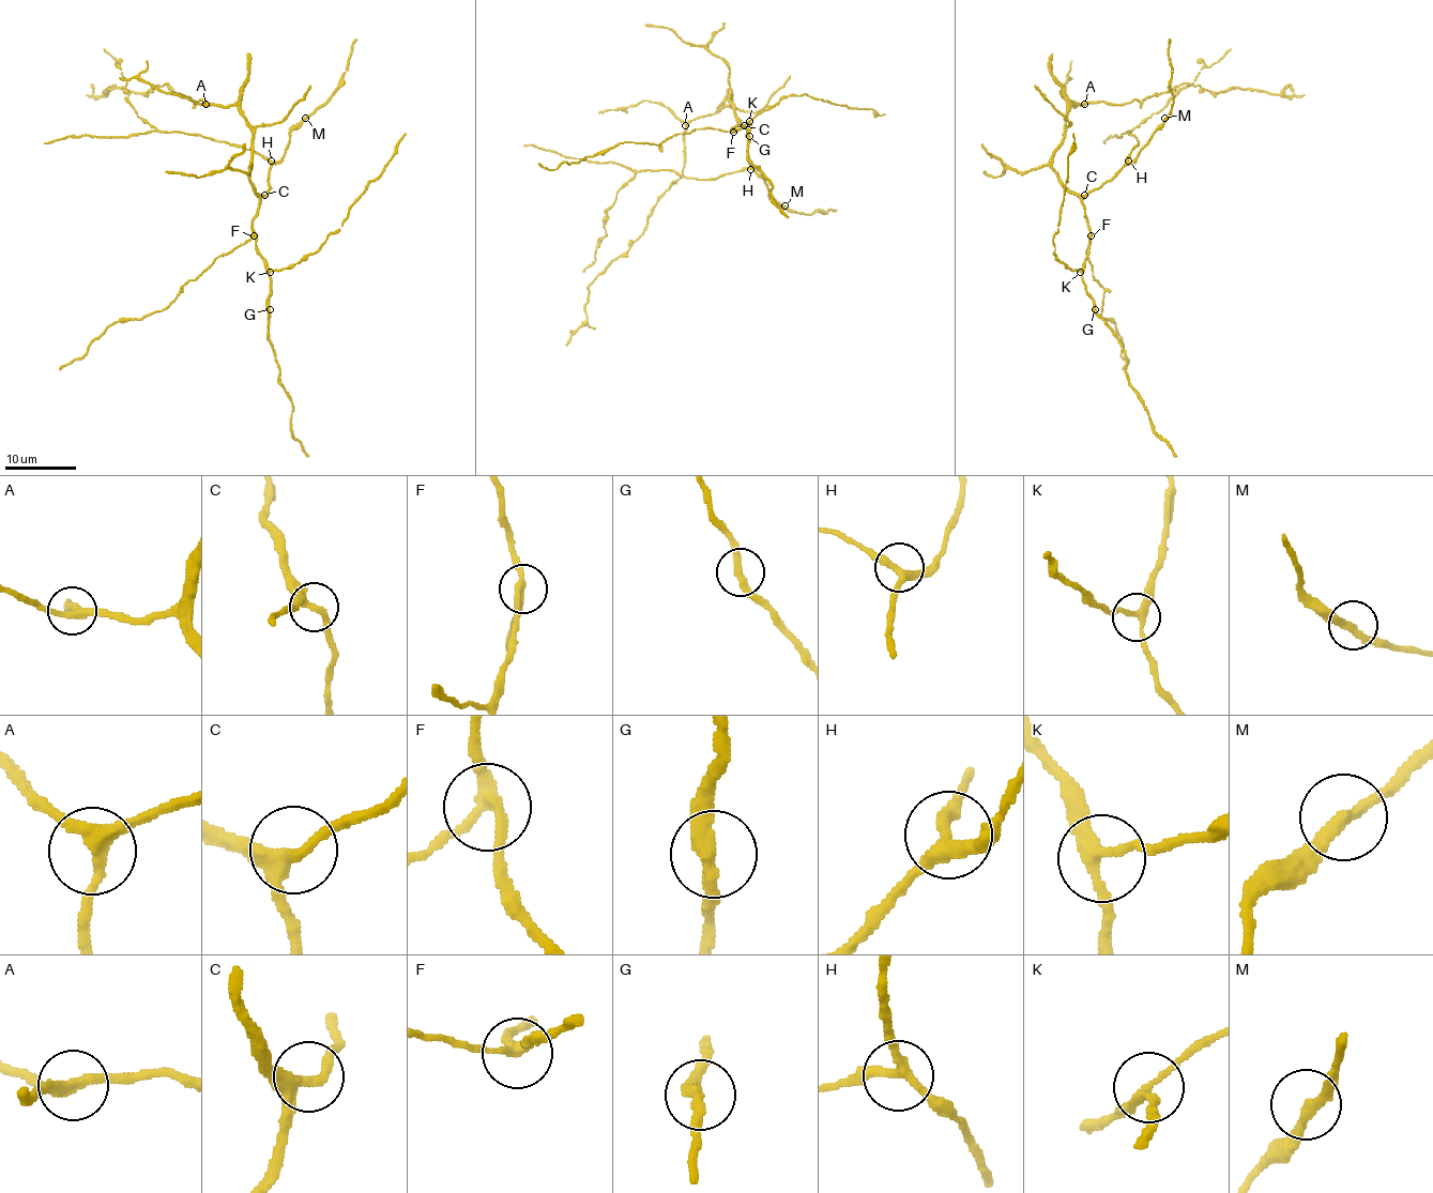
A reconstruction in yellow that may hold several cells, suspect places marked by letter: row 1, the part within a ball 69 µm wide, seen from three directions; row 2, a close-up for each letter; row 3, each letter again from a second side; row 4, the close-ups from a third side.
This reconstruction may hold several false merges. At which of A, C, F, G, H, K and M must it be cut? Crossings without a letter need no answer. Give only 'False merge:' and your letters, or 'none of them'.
False merge: none of them

